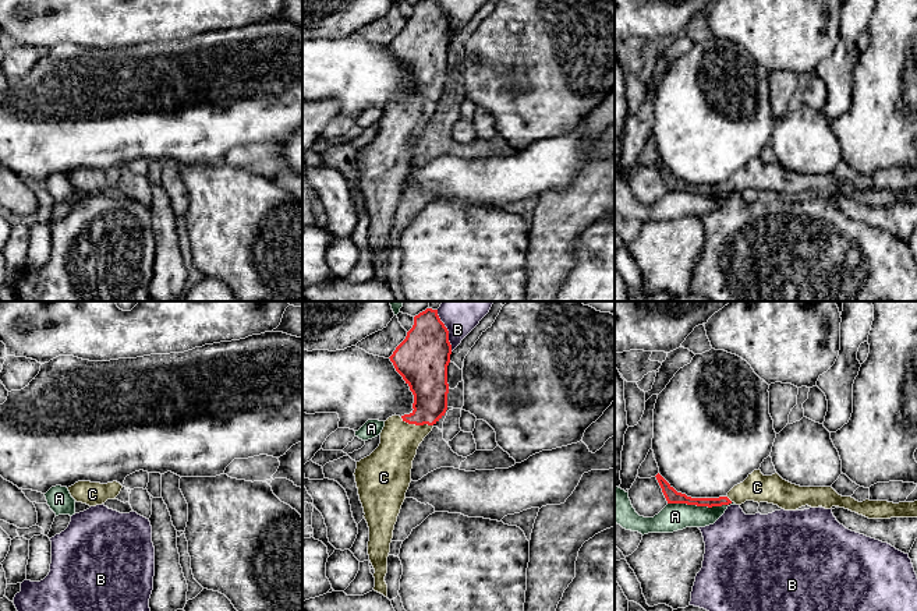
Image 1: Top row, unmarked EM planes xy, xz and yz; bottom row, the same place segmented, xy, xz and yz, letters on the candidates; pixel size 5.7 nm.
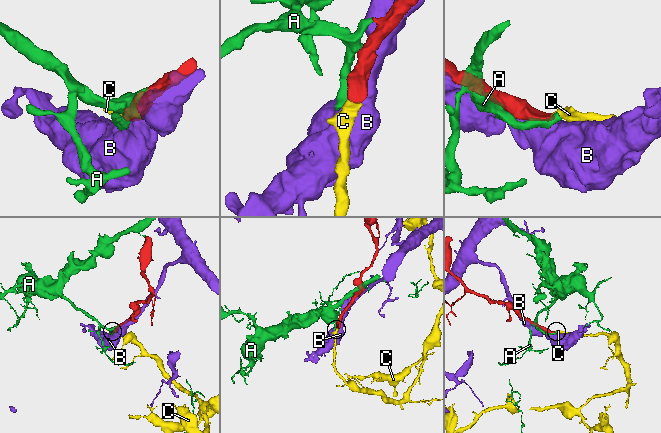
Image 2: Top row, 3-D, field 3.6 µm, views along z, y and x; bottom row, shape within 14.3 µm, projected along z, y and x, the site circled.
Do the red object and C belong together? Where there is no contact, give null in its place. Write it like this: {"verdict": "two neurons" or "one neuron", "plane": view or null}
{"verdict": "one neuron", "plane": "xz"}

